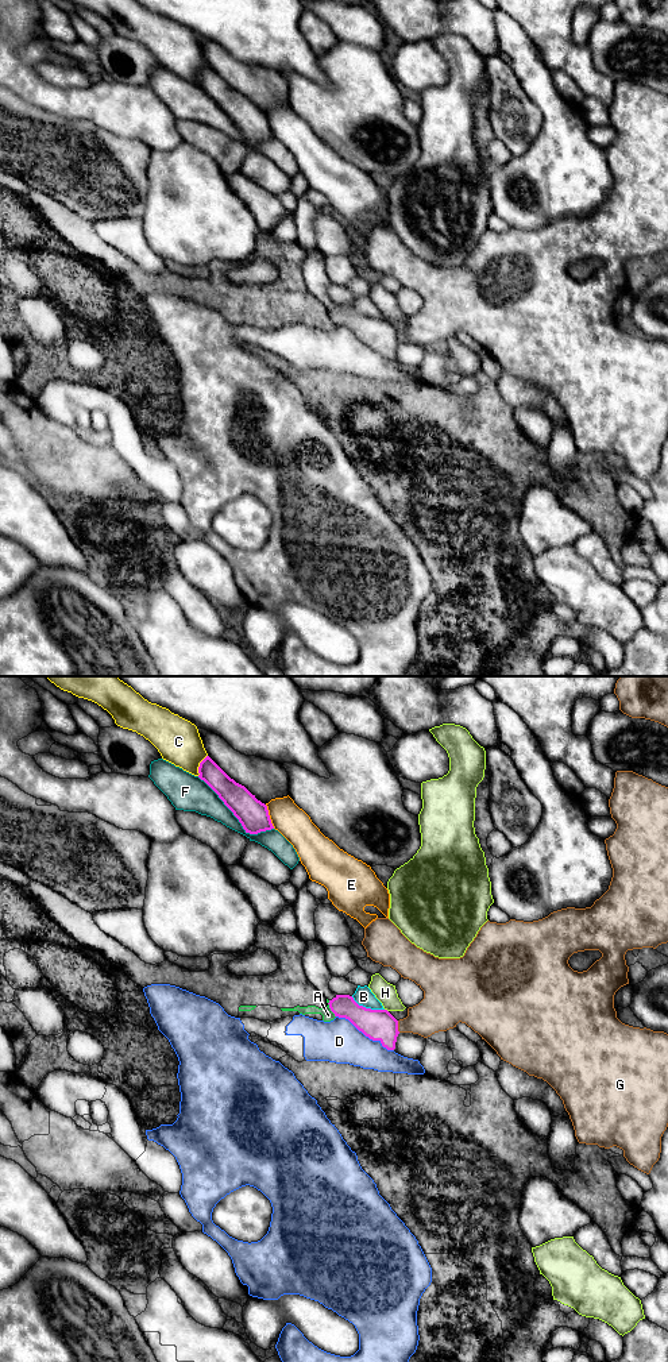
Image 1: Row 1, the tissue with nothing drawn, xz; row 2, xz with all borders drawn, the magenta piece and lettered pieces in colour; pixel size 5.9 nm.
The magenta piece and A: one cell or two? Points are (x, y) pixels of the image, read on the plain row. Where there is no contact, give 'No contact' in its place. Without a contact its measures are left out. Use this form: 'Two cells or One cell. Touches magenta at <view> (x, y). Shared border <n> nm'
Two cells. Touches magenta at xz (329, 316). Shared border 110 nm

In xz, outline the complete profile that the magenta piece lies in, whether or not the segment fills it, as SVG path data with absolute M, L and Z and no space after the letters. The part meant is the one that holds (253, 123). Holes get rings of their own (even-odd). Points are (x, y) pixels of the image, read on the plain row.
M209 65L200 72L198 82L239 128L246 142L258 143L274 138L267 115L231 88Z

